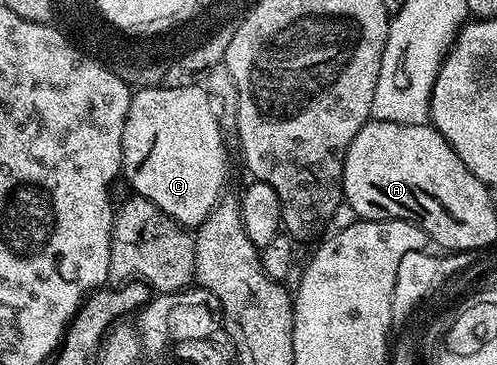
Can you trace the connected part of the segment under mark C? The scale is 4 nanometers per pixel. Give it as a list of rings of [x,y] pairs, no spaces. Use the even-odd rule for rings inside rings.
[[[196,83],[189,86],[171,87],[157,86],[155,88],[136,88],[131,94],[129,103],[129,115],[125,119],[125,131],[121,135],[121,155],[123,156],[122,176],[127,176],[127,181],[132,185],[134,192],[138,196],[149,199],[159,209],[165,211],[165,215],[172,217],[181,227],[197,227],[213,211],[213,207],[224,196],[223,188],[227,185],[227,172],[231,165],[227,162],[227,145],[223,142],[223,129],[219,126],[219,117],[215,114],[213,98],[202,84]]]

